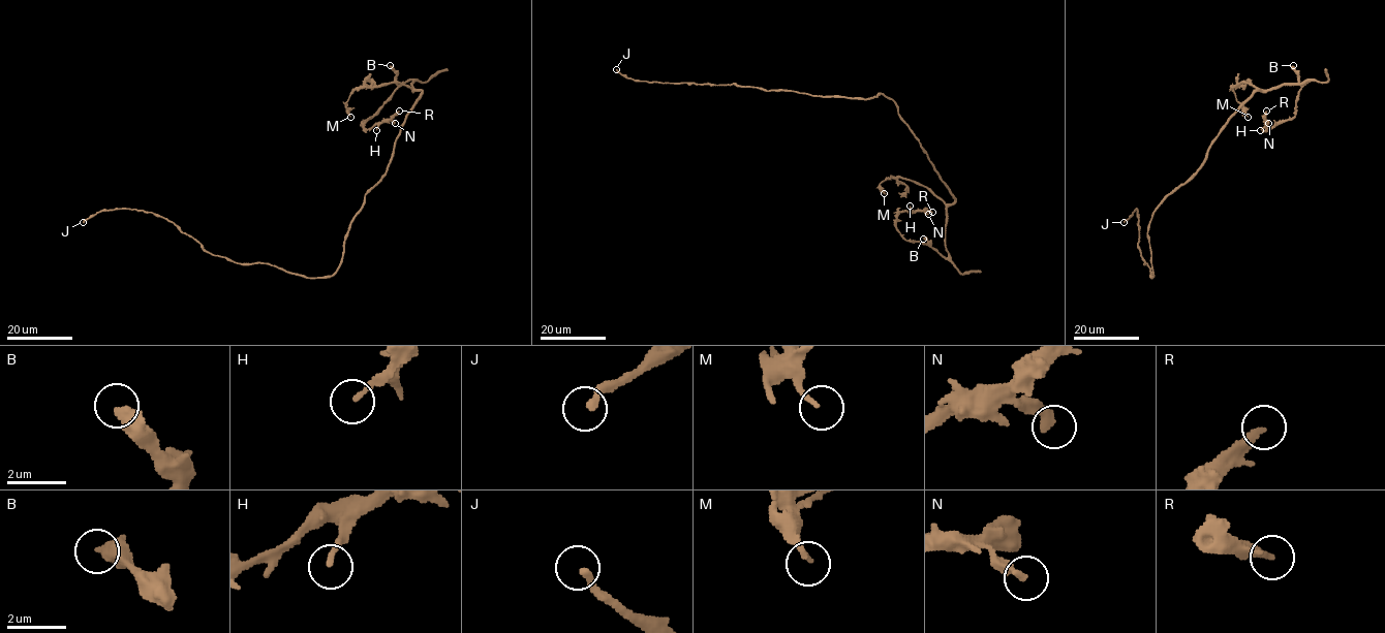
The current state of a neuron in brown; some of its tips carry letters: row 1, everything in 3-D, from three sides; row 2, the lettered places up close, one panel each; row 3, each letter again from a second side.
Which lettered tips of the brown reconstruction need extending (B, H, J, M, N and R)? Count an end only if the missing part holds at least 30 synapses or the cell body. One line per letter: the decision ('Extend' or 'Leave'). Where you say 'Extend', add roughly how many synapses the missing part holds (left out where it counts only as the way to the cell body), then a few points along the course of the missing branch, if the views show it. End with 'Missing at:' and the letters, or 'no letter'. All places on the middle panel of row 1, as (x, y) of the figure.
B: Leave
H: Leave
J: Leave
M: Leave
N: Leave
R: Leave
Missing at: no letter

